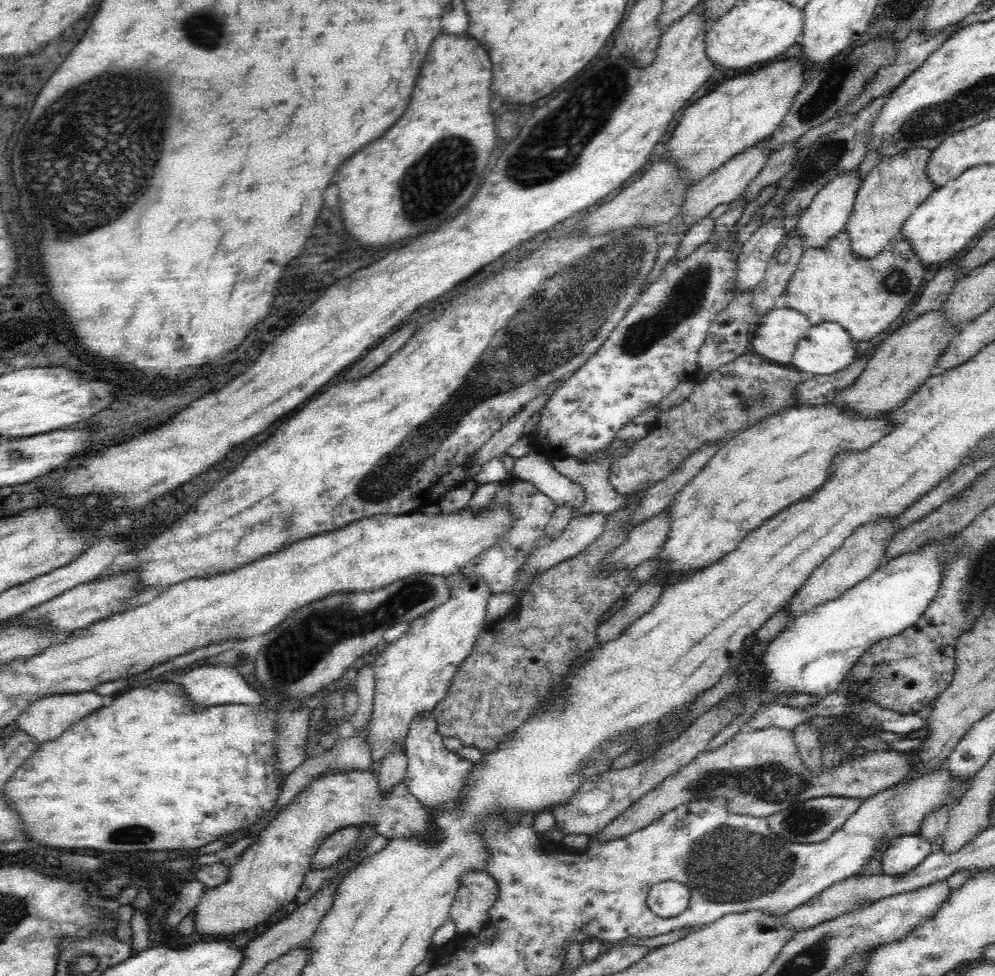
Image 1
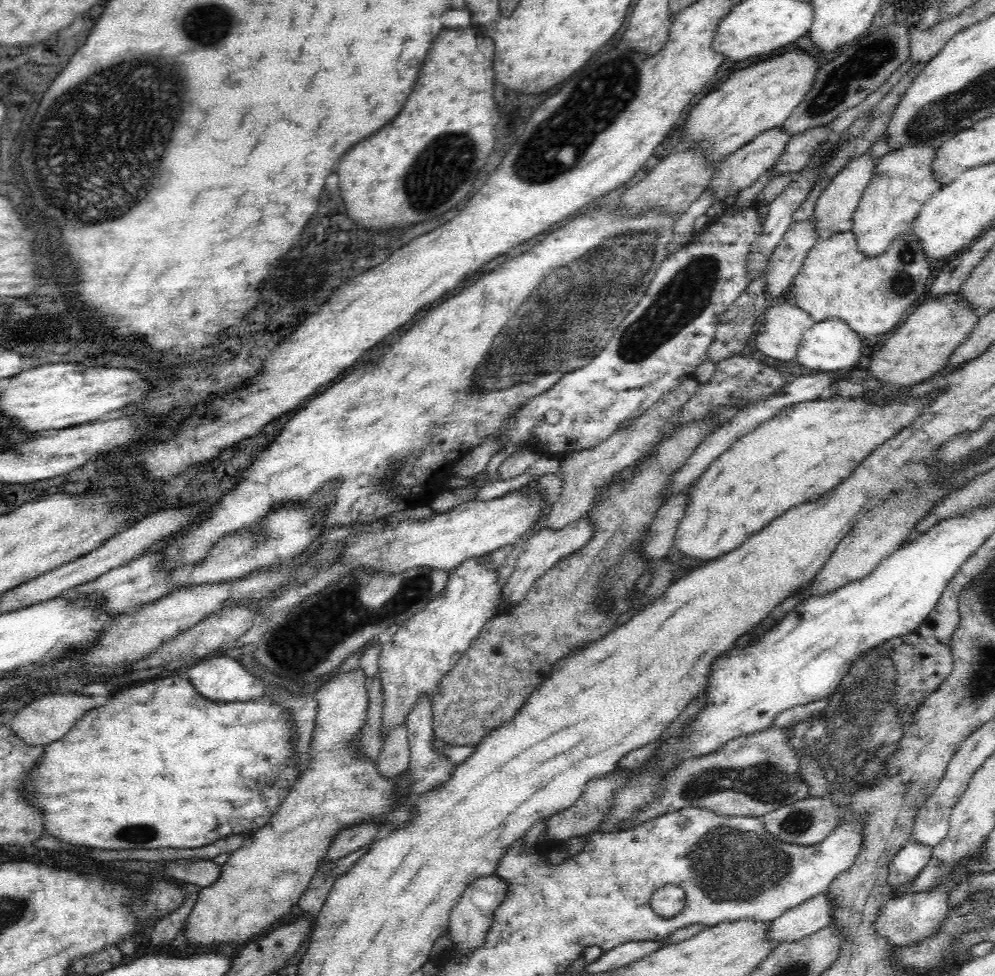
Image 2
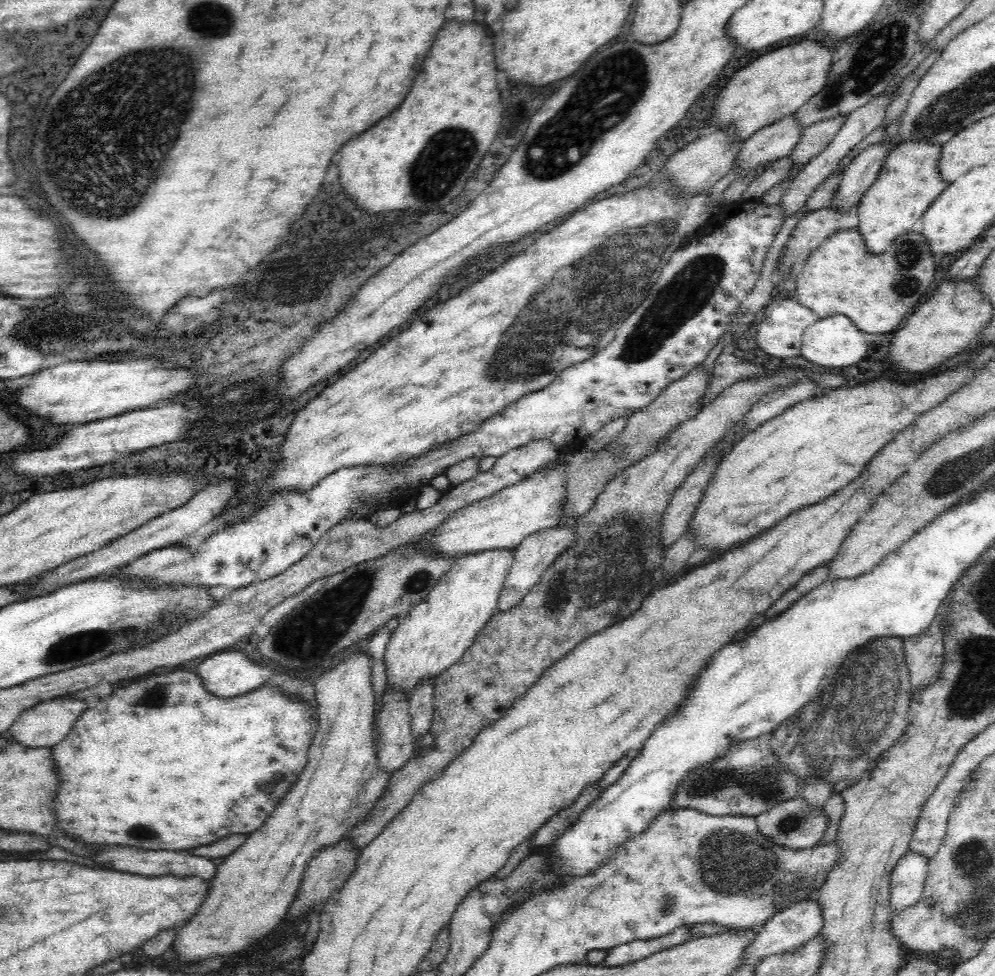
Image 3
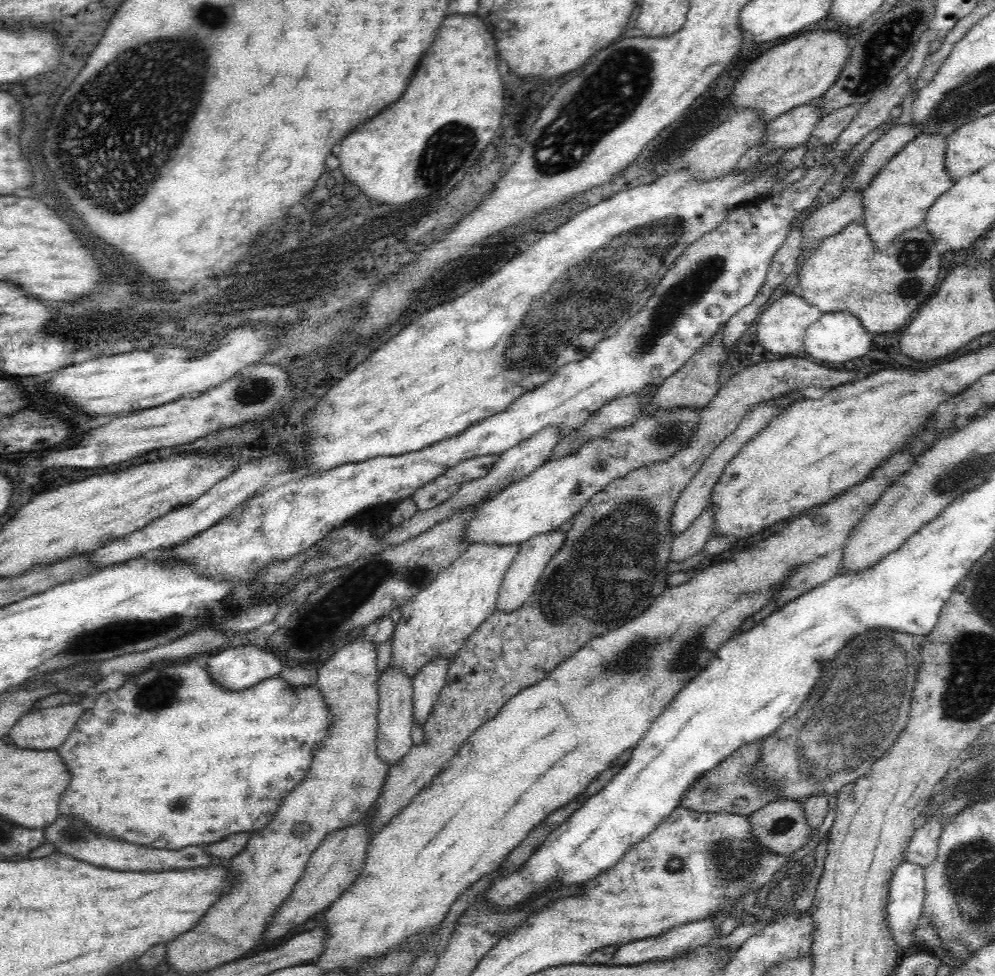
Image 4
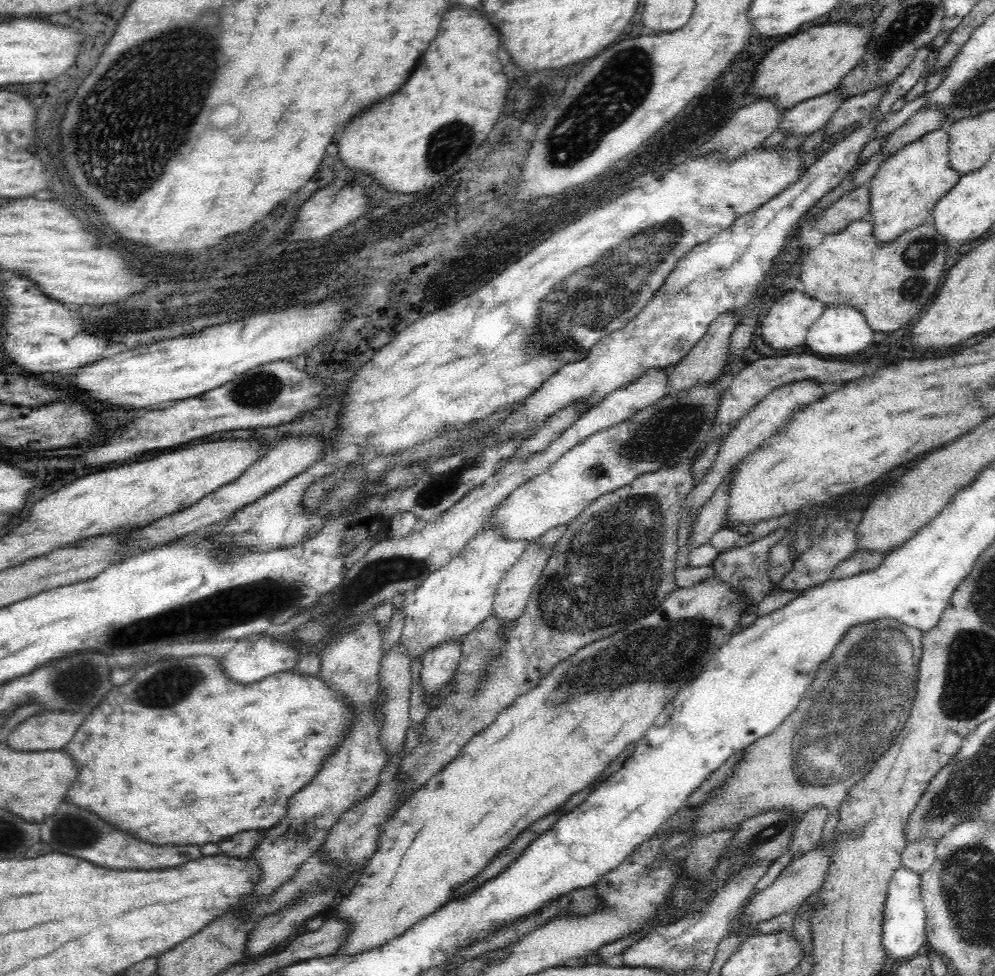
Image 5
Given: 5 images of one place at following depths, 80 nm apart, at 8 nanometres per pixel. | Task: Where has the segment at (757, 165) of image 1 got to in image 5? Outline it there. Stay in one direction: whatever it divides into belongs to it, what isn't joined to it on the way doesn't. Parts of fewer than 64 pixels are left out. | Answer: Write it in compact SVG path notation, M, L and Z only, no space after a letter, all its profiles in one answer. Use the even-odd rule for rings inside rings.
M839 87L826 94L807 98L785 112L779 128L788 130L791 134L811 135L827 124L845 100L839 92Z

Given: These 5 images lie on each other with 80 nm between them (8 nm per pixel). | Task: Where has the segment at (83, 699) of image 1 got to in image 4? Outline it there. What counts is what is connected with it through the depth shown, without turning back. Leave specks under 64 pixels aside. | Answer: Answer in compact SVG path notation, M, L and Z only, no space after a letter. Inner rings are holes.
M80 702L56 708L34 709L12 726L8 737L17 747L30 750L53 750L68 738L81 720L85 708Z

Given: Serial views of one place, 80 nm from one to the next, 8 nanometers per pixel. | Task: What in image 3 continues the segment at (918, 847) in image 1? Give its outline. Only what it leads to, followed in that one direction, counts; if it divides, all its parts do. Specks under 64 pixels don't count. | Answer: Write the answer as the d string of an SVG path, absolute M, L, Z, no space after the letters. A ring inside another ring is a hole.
M908 850L895 864L890 875L890 900L892 912L902 912L914 907L923 898L928 859Z

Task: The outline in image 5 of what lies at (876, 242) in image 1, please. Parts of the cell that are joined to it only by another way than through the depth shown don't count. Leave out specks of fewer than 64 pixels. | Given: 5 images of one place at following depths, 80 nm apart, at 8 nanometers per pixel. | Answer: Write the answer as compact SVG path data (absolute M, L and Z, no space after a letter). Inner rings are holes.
M933 130L894 152L877 171L869 186L869 206L873 215L874 236L878 242L894 242L906 230L931 220L932 206L960 181L959 173L949 166L949 134Z

